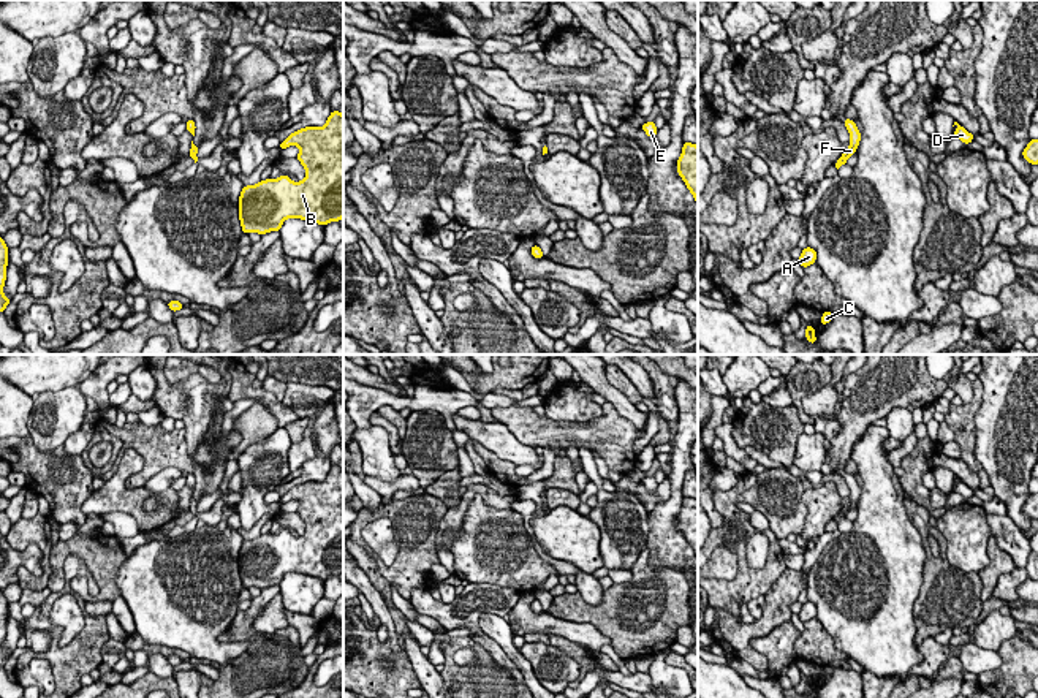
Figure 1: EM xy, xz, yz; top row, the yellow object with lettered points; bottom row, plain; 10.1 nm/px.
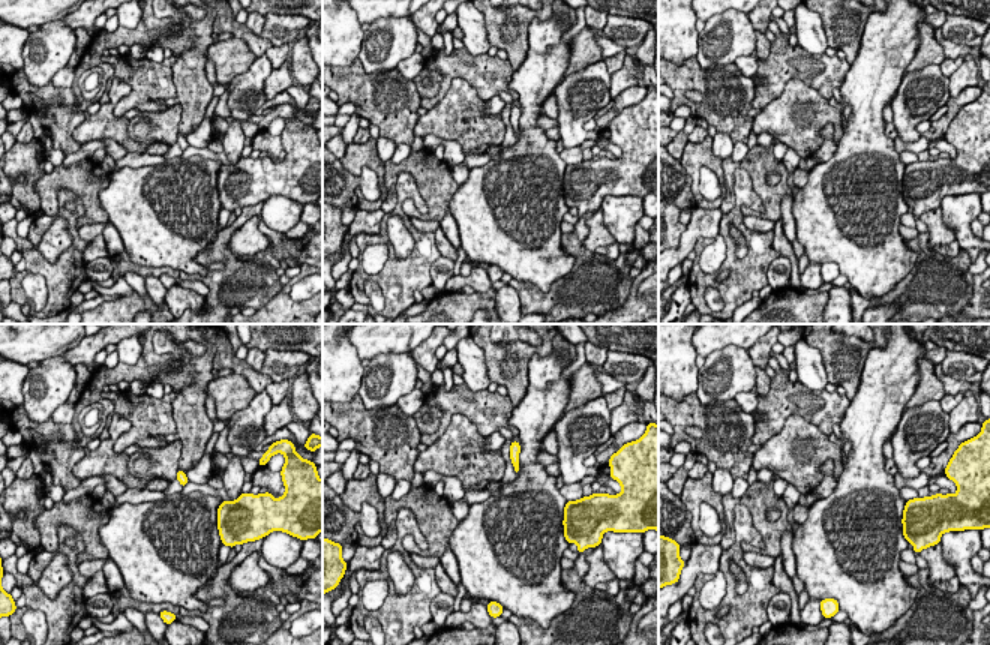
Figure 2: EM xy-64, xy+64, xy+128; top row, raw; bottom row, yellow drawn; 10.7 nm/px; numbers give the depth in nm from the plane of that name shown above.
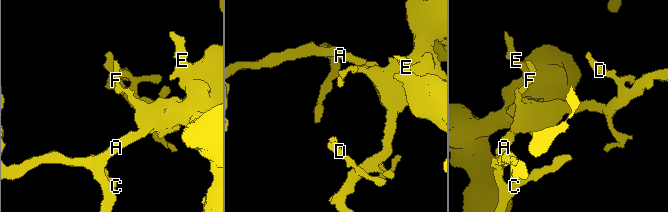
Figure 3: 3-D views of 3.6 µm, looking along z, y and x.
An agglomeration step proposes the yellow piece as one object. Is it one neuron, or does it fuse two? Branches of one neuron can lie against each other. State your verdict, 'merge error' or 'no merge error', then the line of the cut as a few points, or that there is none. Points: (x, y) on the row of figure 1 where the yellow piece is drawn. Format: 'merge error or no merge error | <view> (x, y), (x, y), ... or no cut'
no merge error | no cut

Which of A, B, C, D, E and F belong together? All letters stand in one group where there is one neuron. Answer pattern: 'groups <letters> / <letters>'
groups A B C D E F

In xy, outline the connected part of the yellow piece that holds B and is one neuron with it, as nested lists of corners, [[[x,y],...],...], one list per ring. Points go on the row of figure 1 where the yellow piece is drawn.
[[[331,111],[323,127],[291,133],[278,149],[297,146],[305,169],[299,182],[290,176],[242,187],[239,220],[244,234],[280,231],[286,218],[326,226],[343,218],[343,114]]]

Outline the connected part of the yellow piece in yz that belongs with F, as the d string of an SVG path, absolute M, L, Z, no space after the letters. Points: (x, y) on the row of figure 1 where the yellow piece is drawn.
M843 119L843 123L850 133L850 147L843 150L842 157L834 163L835 168L839 169L842 165L847 165L847 160L856 152L859 141L861 141L861 133L851 119Z

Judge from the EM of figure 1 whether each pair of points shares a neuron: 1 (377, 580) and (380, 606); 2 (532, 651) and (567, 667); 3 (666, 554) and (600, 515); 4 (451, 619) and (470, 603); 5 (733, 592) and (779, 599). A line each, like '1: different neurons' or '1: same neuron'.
1: different neurons
2: same neuron
3: different neurons
4: same neuron
5: different neurons

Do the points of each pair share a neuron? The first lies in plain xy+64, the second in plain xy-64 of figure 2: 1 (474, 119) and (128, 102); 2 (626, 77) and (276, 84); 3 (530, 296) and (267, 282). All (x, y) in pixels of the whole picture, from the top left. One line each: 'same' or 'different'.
1: different
2: same
3: same

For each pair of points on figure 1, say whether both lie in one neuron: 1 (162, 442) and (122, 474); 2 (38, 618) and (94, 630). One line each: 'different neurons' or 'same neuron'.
1: different neurons
2: same neuron

